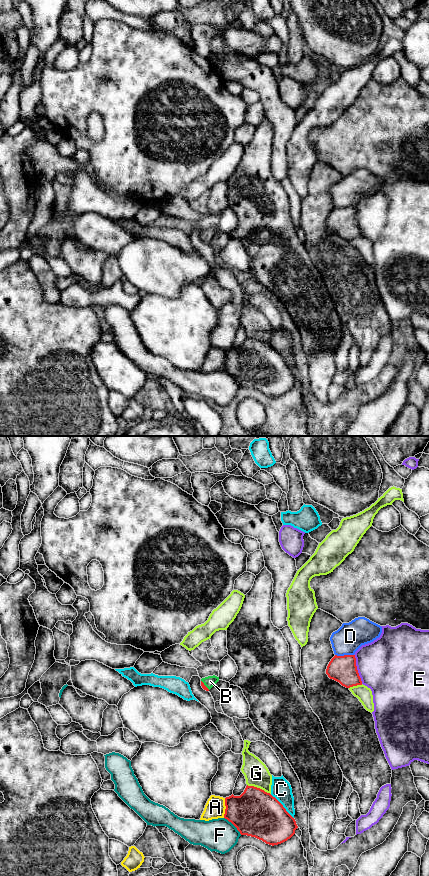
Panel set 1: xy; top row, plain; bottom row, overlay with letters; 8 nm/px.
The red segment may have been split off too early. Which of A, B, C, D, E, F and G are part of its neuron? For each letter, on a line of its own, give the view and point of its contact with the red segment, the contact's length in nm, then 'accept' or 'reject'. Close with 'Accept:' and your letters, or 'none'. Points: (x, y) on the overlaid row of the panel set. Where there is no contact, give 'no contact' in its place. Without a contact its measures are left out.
A: contact xy (226, 808); length 160 nm; reject
B: contact xy (204, 685); length 100 nm; accept
C: contact xy (282, 806); length 280 nm; reject
D: contact xy (344, 655); length 150 nm; reject
E: contact xy (356, 669); length 240 nm; reject
F: contact xy (233, 824); length 200 nm; reject
G: contact xy (259, 788); length 200 nm; reject
Accept: B

